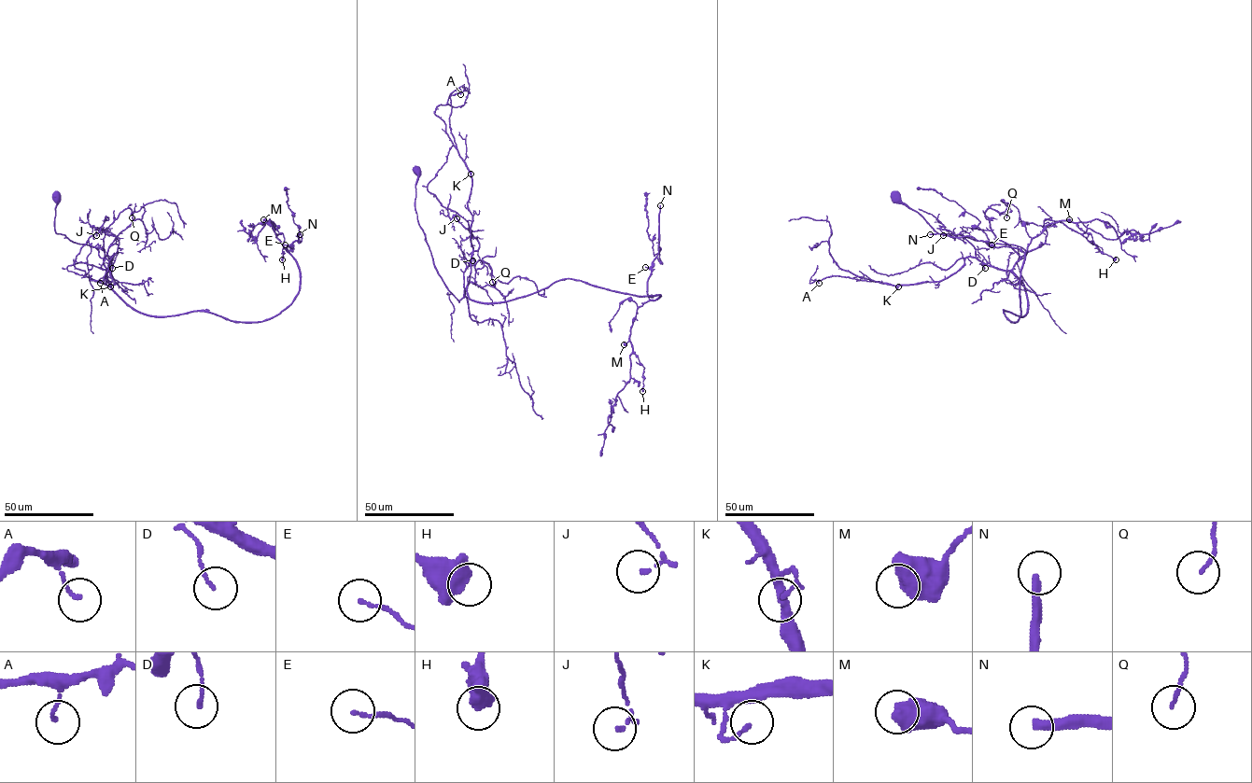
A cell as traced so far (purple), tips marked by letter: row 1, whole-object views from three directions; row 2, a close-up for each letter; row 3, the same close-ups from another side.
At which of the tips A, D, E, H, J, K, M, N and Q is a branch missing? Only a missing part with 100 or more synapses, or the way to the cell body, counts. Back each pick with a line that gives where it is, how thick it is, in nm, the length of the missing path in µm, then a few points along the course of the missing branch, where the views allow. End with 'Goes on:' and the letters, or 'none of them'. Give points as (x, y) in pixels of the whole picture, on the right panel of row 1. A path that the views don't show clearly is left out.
N: Place: (930, 234). Thickness 300 nm. Missing length about 150 µm. Course of what is missing: (930, 234), (816, 236), (798, 230), (793, 217), (785, 223), (822, 197), (837, 203)
Goes on: N

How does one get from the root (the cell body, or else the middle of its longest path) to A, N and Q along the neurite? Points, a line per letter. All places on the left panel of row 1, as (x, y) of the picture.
A: (57, 195), (55, 232), (94, 246), (107, 271), (112, 258), (111, 285), (89, 276), (100, 283)
N: (57, 195), (55, 232), (94, 246), (110, 287), (155, 316), (277, 315), (299, 290), (287, 246), (300, 234)
Q: (57, 195), (55, 232), (74, 243), (94, 246), (101, 258), (108, 227), (127, 208), (131, 209), (132, 217)

